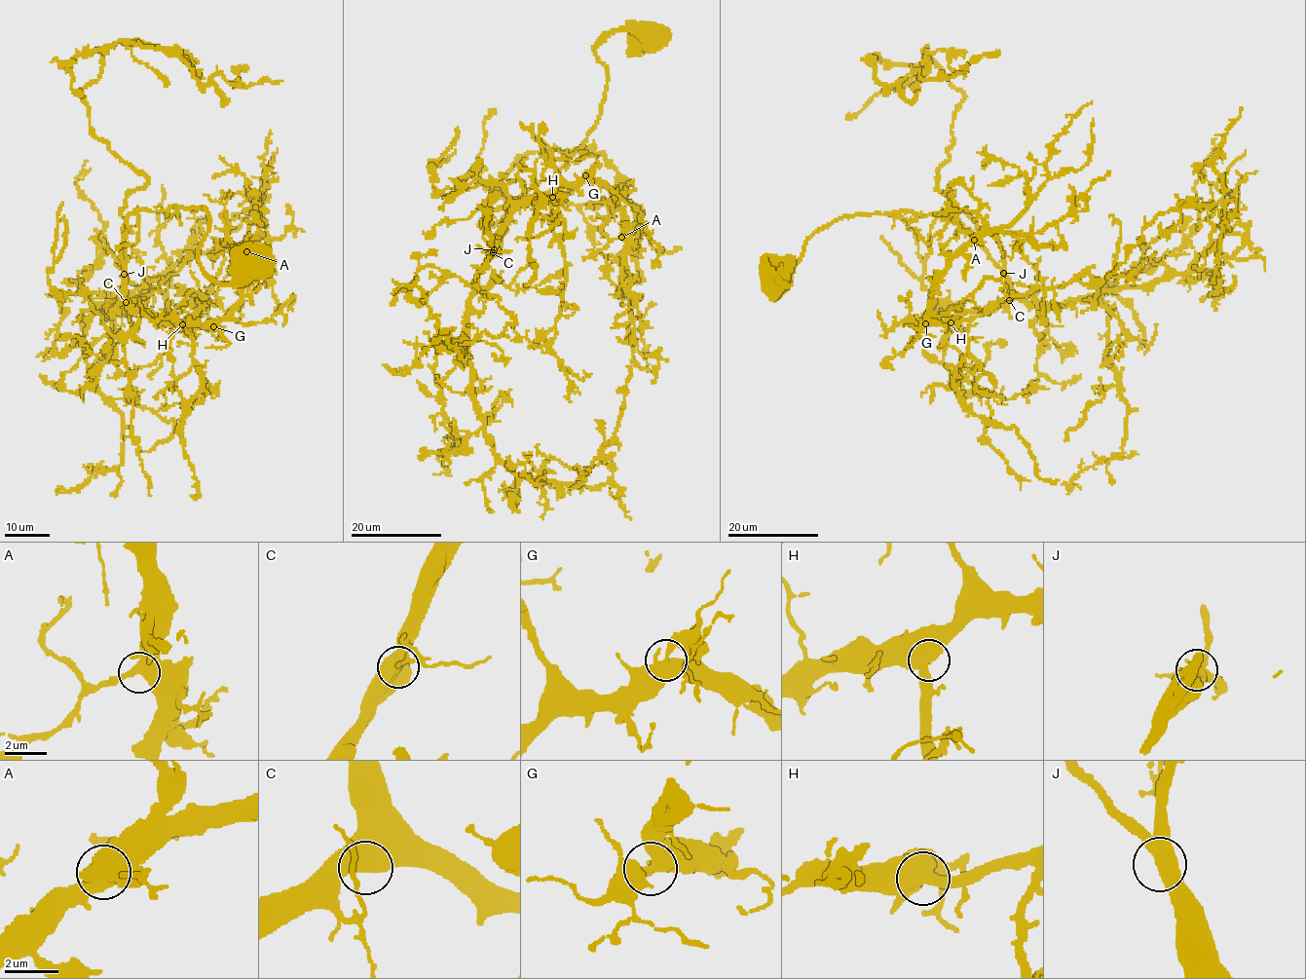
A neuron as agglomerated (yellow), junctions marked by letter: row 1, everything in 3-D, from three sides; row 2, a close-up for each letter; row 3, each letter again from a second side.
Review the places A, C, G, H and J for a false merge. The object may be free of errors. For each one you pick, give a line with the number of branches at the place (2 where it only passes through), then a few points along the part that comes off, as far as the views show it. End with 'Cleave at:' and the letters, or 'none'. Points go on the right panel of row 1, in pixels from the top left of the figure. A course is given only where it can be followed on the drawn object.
Cleave at: none

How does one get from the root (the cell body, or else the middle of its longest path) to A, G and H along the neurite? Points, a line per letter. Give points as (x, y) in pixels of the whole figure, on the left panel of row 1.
A: (245, 264), (229, 284), (203, 269), (204, 207), (136, 209), (125, 298), (222, 320), (246, 251)
G: (245, 264), (229, 284), (203, 269), (204, 207), (127, 218), (127, 301), (213, 326)
H: (245, 264), (229, 284), (203, 269), (198, 245), (210, 219), (204, 207), (130, 213), (125, 298), (182, 324)

